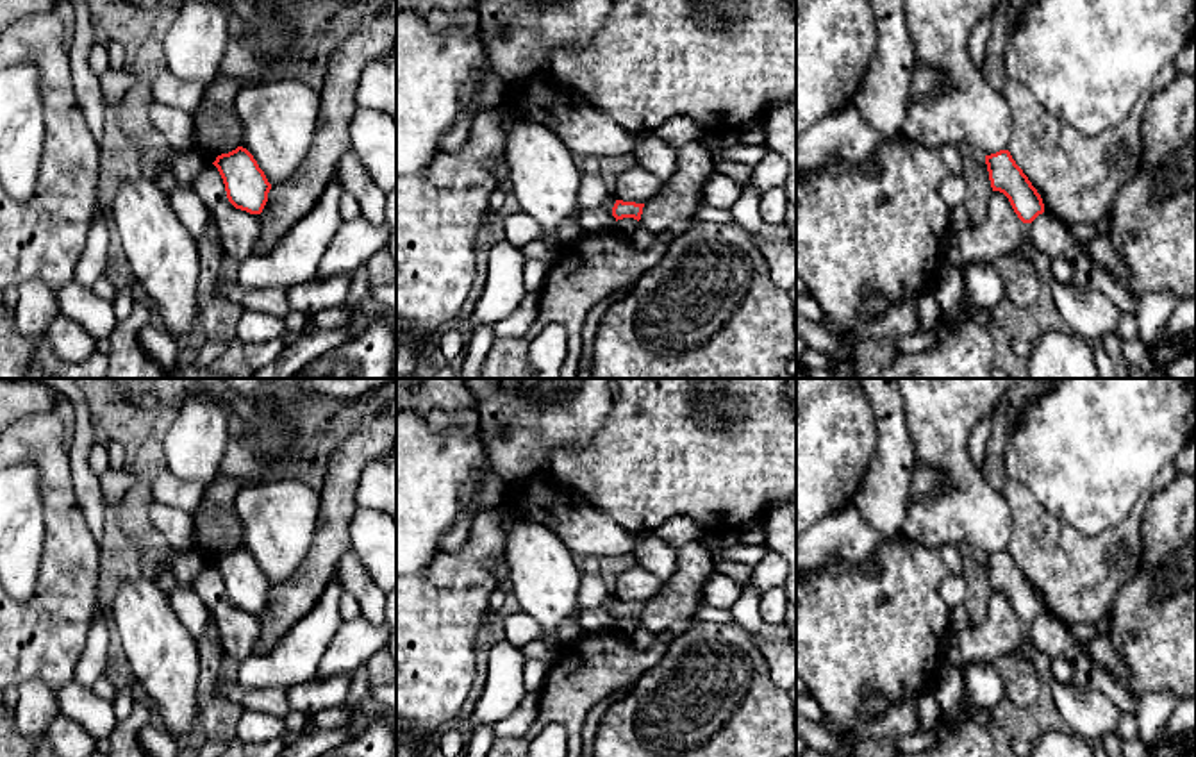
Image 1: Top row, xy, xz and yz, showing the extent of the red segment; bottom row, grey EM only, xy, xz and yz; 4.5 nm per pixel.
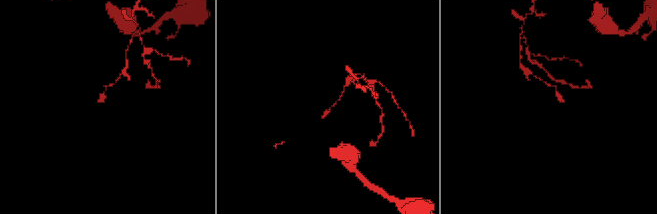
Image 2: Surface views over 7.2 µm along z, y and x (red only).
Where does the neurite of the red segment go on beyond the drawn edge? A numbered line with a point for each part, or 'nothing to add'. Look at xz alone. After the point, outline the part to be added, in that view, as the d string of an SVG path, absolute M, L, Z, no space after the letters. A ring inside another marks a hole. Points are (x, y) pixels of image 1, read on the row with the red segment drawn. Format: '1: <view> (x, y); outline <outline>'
nothing to add

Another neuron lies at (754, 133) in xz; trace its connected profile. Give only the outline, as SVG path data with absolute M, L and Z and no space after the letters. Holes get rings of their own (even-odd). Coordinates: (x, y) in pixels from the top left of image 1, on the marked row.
M757 118L750 123L744 123L732 139L744 145L764 145L766 146L766 125L764 118Z

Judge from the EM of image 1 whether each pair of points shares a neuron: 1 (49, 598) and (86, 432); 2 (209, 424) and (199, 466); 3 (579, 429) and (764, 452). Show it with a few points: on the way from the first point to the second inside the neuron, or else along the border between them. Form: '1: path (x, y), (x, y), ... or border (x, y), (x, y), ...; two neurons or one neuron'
1: border (66, 447), (74, 497), (88, 527); two neurons
2: path (199, 434), (199, 456); one neuron
3: border (613, 397), (606, 420), (588, 443), (557, 447); two neurons

